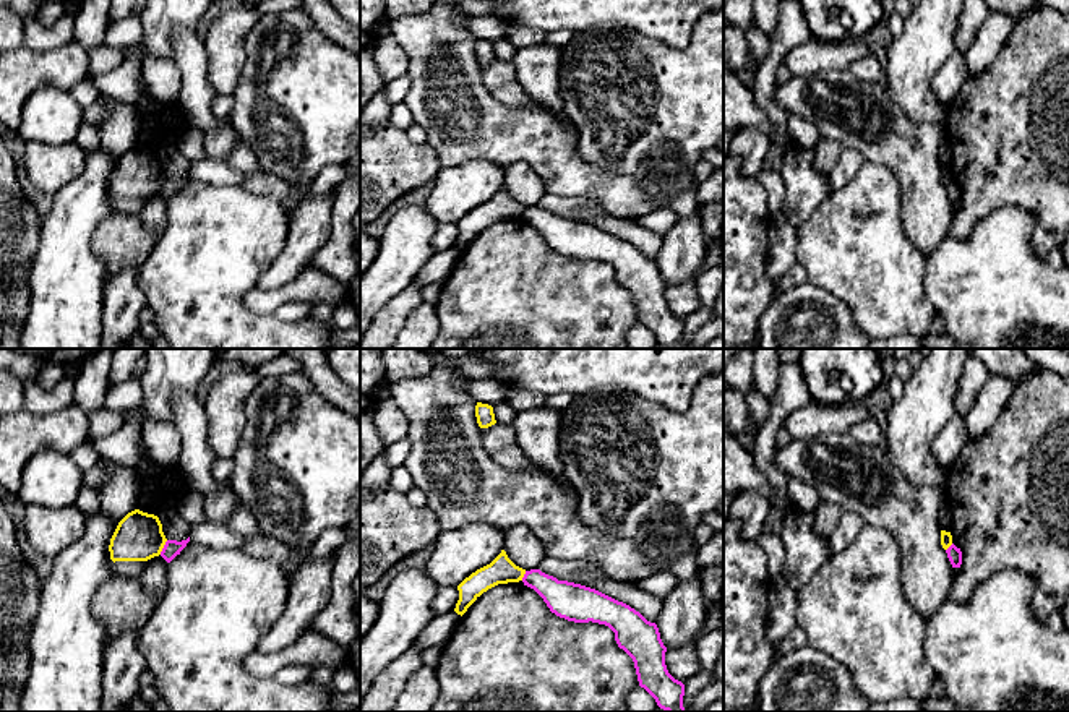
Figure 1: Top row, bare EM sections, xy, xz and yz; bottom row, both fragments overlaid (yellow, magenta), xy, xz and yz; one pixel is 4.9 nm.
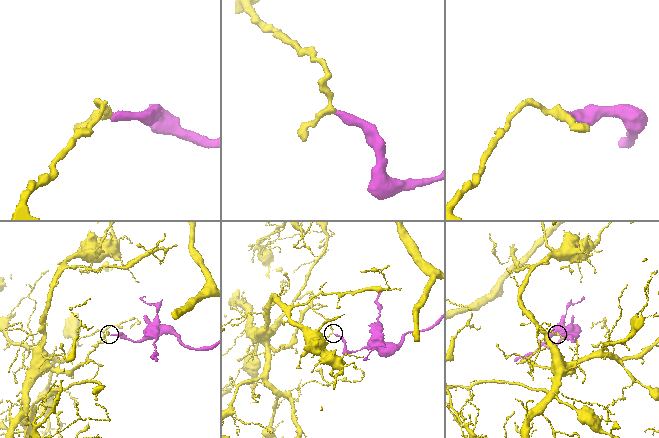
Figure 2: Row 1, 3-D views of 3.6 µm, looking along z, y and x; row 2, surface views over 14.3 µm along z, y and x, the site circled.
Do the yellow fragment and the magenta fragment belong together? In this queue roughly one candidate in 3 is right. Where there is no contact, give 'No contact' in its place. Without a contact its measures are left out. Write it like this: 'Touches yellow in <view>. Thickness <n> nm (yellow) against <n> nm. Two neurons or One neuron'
Touches yellow in xy. Thickness 240 nm (yellow) against 80 nm. Two neurons

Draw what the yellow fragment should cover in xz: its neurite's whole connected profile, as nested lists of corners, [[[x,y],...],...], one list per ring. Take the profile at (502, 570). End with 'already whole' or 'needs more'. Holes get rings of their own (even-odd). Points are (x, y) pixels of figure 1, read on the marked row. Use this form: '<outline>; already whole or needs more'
[[[501,550],[490,564],[477,569],[457,585],[459,600],[454,611],[462,616],[483,592],[498,584],[519,582],[524,574],[526,569],[516,566]]]; already whole

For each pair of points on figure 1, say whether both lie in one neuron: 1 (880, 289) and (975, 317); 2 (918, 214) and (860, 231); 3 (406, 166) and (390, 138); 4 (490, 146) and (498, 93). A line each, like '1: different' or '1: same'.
1: different
2: different
3: same
4: different

